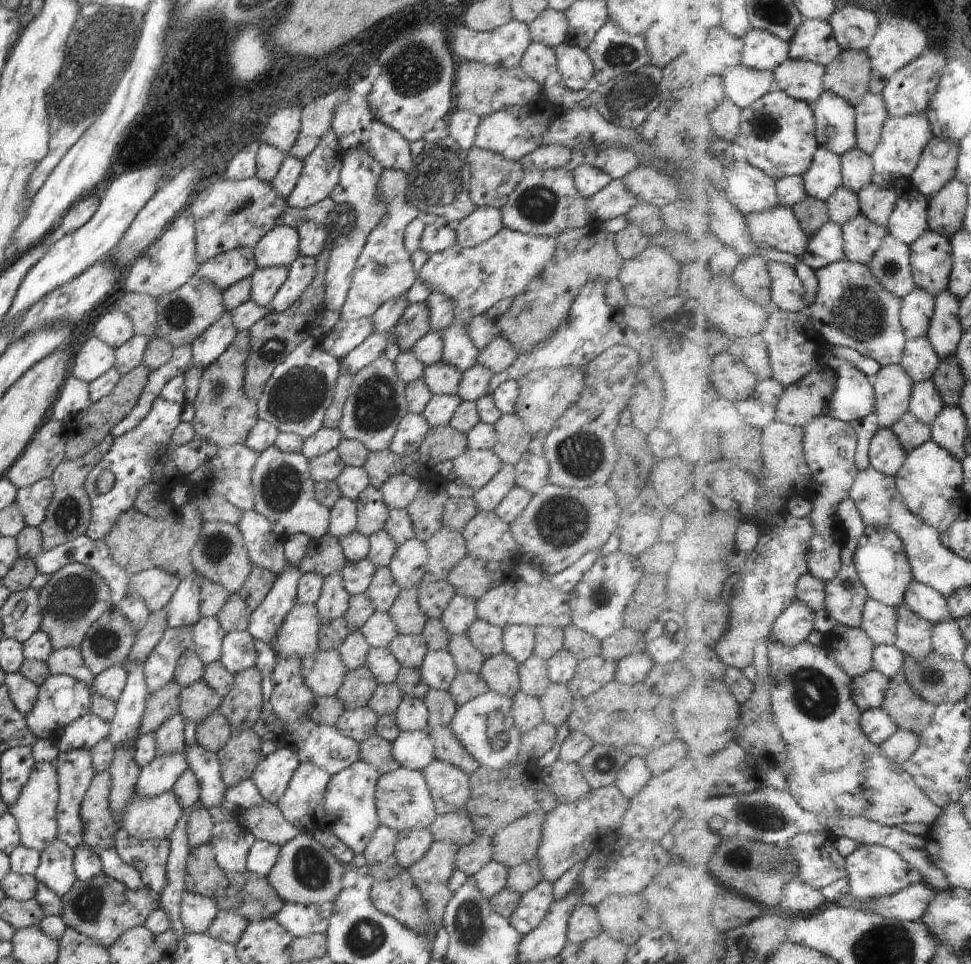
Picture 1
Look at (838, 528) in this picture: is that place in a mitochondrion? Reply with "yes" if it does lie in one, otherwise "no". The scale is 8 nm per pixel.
no

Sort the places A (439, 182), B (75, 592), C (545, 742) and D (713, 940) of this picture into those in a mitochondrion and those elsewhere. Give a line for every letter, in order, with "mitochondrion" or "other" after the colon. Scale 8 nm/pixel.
A: mitochondrion
B: mitochondrion
C: other
D: other

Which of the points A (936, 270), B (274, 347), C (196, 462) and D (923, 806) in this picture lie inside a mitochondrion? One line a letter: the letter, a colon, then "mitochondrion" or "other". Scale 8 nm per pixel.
A: other
B: mitochondrion
C: other
D: other

